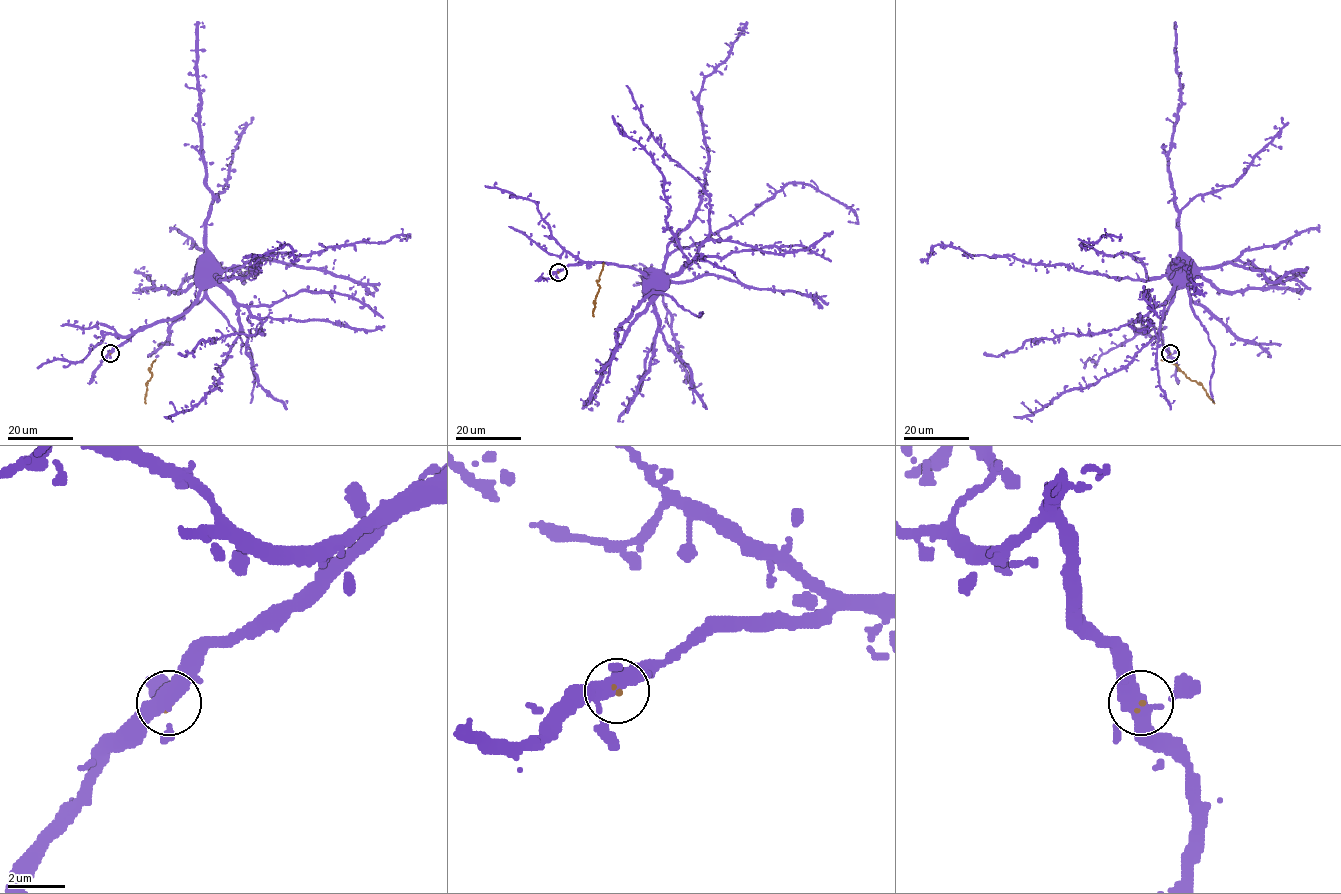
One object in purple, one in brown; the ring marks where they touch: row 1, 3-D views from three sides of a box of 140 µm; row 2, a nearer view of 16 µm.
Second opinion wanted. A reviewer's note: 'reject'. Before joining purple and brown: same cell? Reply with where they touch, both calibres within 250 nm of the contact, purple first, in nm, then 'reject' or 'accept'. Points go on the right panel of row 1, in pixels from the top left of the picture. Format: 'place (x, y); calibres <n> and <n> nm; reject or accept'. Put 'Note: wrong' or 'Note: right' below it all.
place (1170, 353); calibres 400 and 110 nm; accept
Note: wrong

